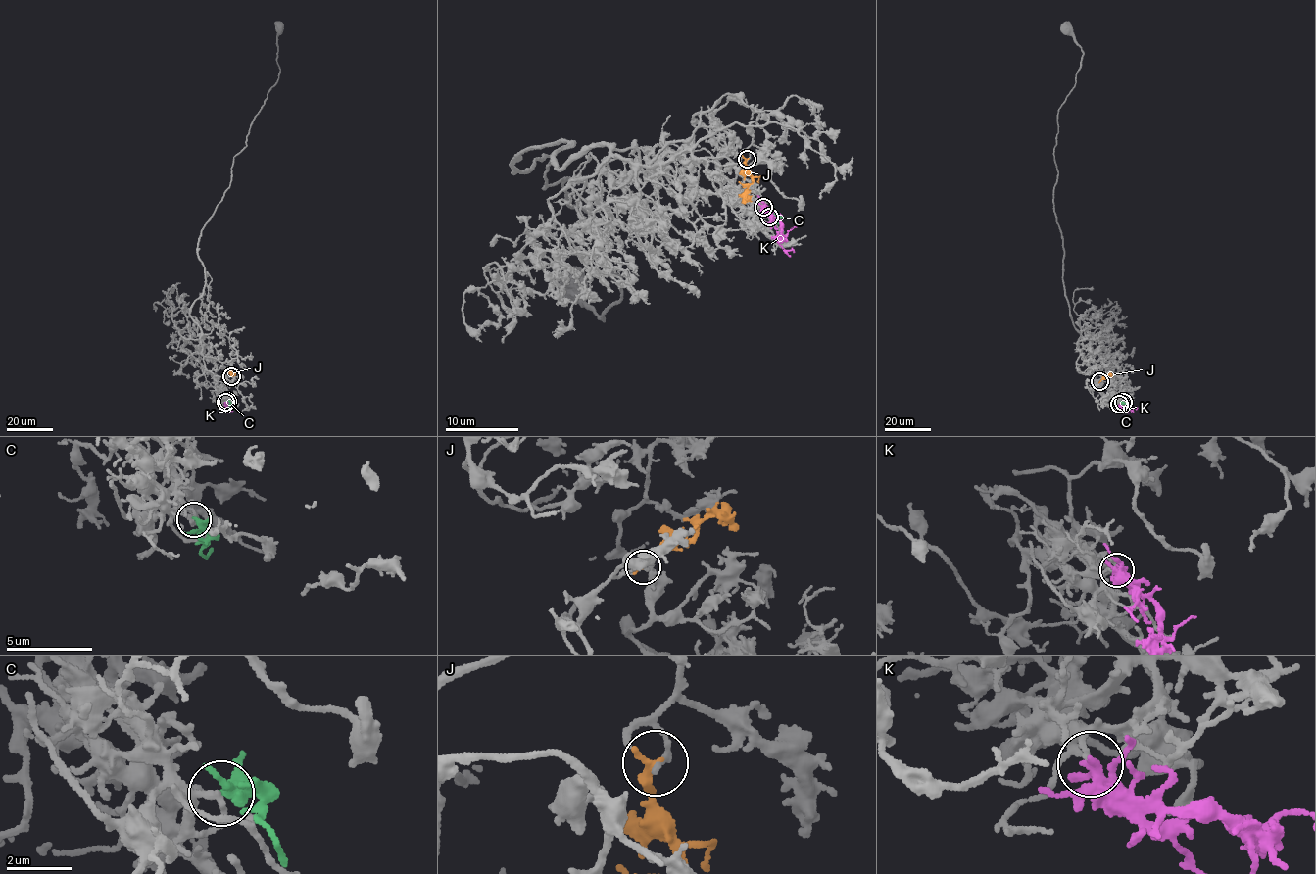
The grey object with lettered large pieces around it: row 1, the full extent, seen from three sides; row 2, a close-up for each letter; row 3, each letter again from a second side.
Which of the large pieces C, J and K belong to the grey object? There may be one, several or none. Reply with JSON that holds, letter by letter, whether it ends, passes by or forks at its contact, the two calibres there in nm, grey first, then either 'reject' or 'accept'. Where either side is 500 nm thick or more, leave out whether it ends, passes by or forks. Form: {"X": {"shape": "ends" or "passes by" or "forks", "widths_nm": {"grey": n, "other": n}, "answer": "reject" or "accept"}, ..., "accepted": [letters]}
{"C": {"shape": "forks", "widths_nm": {"grey": 140, "other": 300}, "answer": "accept"}, "J": {"shape": "ends", "widths_nm": {"grey": 170, "other": 280}, "answer": "reject"}, "K": {"shape": "forks", "widths_nm": {"grey": 160, "other": 280}, "answer": "reject"}, "accepted": ["C"]}

